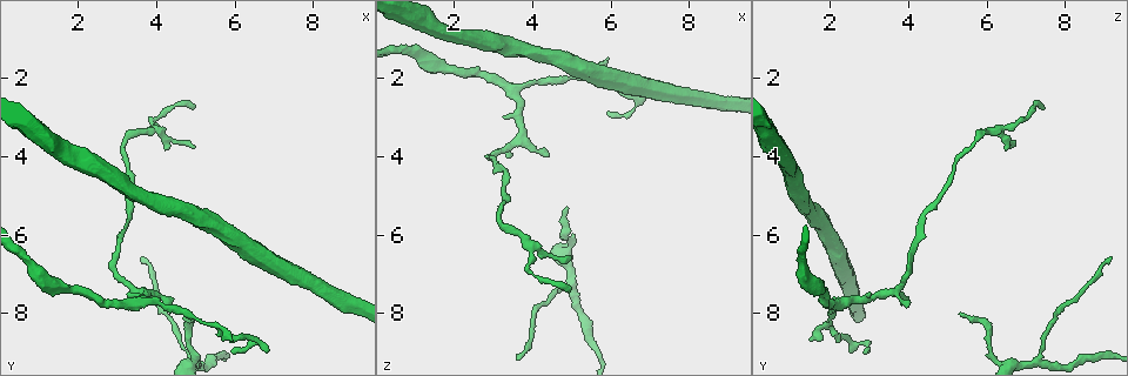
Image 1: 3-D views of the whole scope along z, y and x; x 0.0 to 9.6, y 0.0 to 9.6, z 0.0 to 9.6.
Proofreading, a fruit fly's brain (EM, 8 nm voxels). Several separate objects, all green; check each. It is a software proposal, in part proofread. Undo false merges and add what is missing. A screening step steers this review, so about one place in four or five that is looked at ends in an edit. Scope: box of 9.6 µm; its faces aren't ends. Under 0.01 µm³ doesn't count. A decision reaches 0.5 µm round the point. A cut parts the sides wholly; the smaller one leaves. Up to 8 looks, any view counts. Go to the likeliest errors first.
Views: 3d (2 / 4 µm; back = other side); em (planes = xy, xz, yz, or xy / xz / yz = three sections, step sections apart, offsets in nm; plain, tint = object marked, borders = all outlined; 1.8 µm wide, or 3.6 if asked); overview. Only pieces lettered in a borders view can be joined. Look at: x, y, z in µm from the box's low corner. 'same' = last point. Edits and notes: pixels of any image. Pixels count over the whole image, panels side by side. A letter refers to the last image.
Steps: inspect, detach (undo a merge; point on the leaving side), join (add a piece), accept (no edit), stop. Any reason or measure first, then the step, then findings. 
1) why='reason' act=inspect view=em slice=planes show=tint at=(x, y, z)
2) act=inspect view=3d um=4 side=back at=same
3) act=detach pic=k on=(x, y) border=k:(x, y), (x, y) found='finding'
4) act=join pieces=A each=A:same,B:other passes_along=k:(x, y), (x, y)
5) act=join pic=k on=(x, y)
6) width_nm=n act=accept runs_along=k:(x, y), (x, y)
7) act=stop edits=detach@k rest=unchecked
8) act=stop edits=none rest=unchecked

why='an open end' act=inspect view=3d um=2 at=(4.85, 8.05, 5.25)

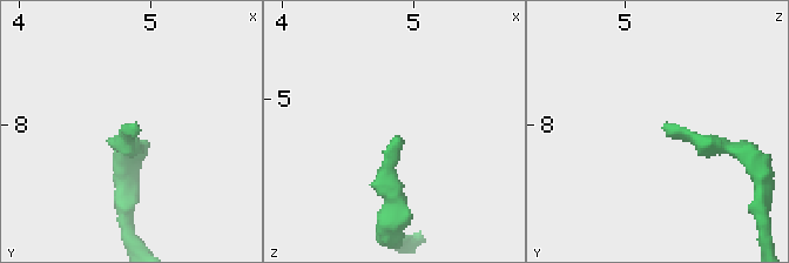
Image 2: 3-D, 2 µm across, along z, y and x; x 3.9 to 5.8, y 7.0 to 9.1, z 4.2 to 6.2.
act=inspect view=em um=3.6 slice=planes show=borders at=(4.88, 7.98, 5.28)

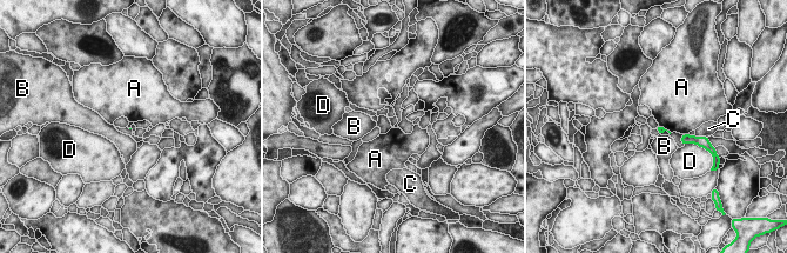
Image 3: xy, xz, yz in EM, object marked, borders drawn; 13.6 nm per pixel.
act=accept each=A:other,B:other,C:other,D:other found='no lettered piece goes on from it'

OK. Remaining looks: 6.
why='branch point' act=inspect view=3d um=2 at=(3.85, 3.30, 6.25)

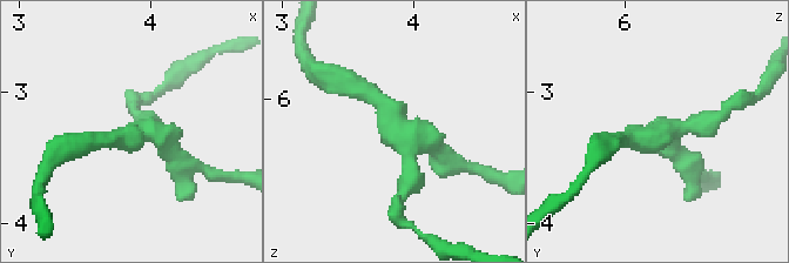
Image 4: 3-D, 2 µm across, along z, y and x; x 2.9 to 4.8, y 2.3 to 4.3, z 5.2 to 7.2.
why='now the EM' act=inspect view=em slice=planes show=borders at=(3.88, 3.32, 6.22)

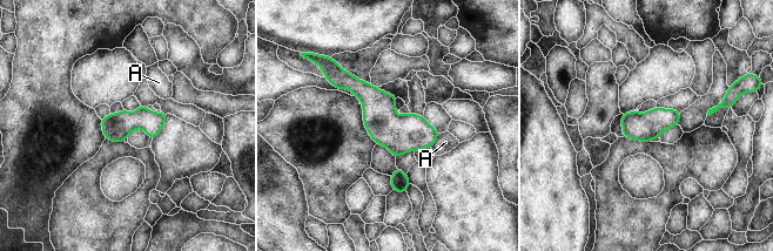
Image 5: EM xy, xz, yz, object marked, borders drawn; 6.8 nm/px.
act=accept each=A:other border=5:(439, 133), (431, 148) found='all the same neuron'

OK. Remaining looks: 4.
why='thin end' act=inspect view=em slice=planes show=borders at=(4.90, 2.80, 7.50)

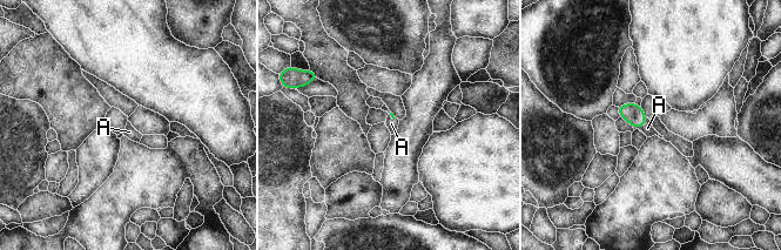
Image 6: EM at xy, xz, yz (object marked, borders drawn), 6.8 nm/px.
act=join pieces=A each=A:same passes_along=6:(633, 114), (641, 126), (647, 128) found='it goes on there'

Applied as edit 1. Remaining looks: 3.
act=stop edits=join@6 rest=unchecked

